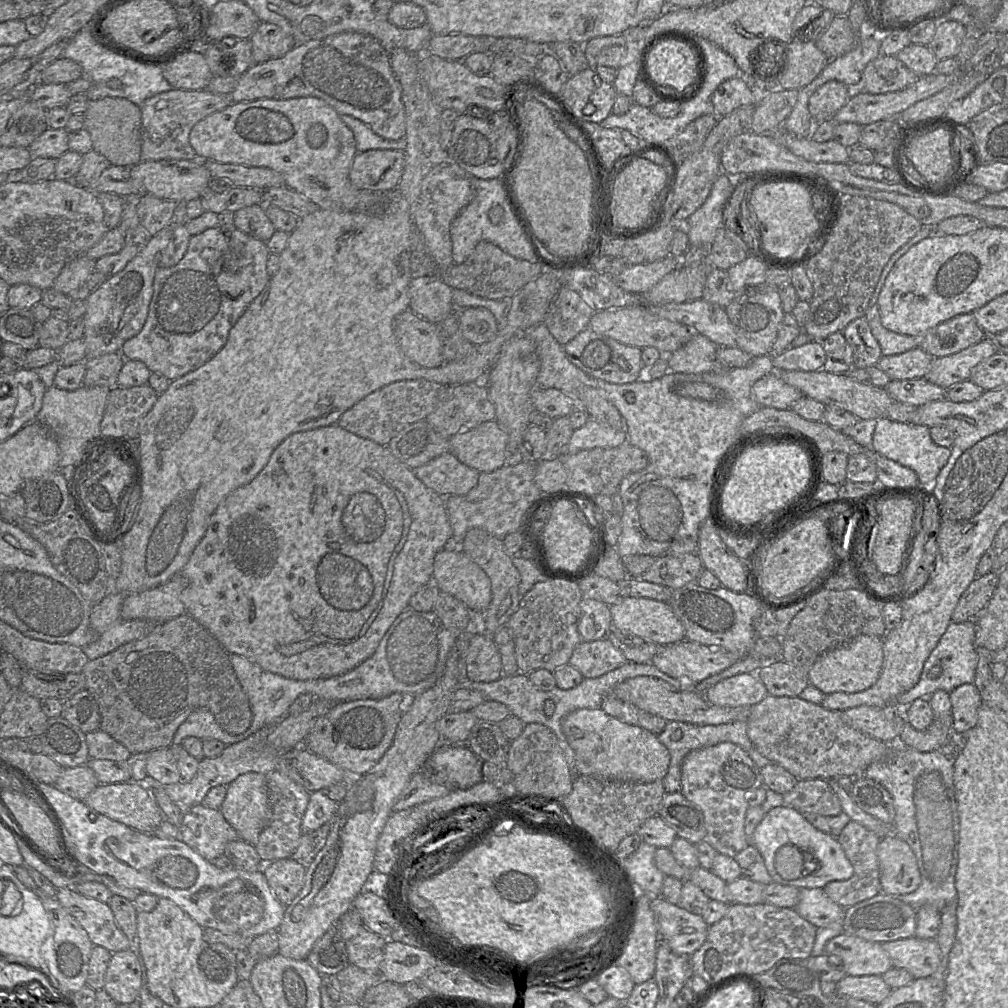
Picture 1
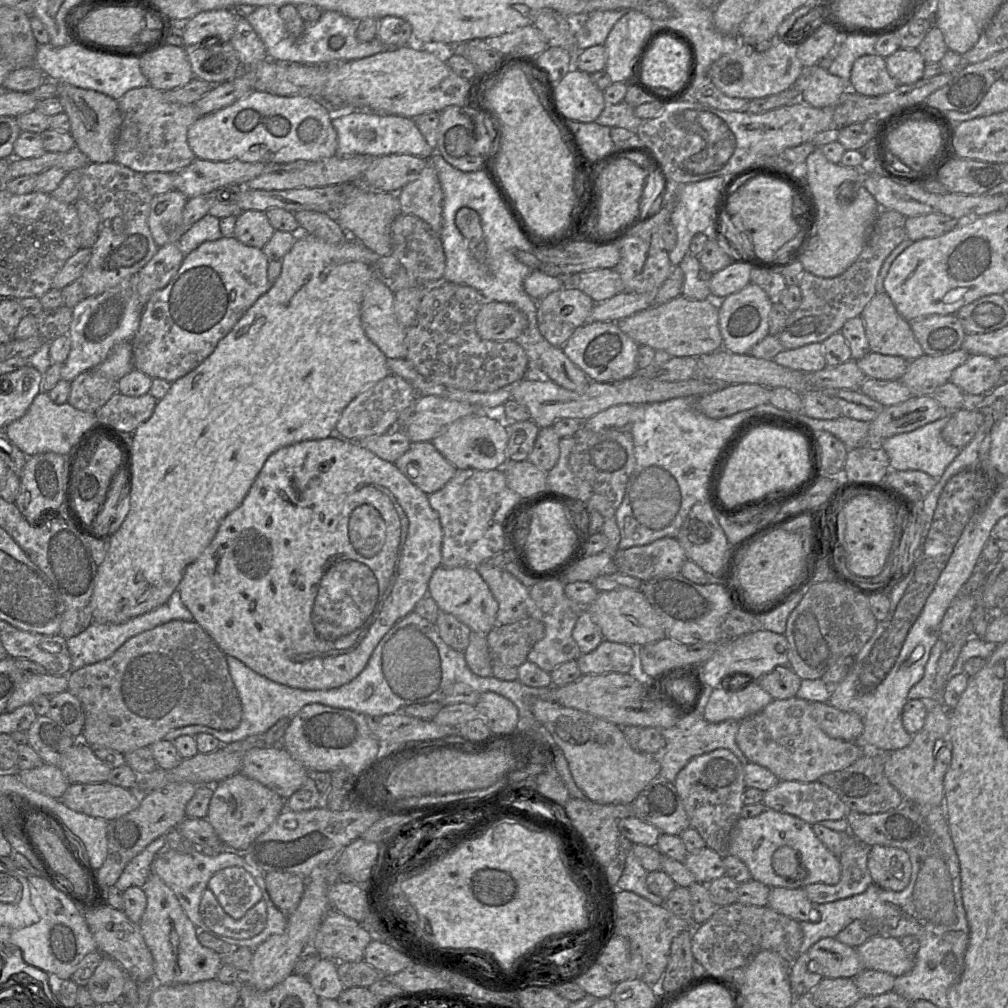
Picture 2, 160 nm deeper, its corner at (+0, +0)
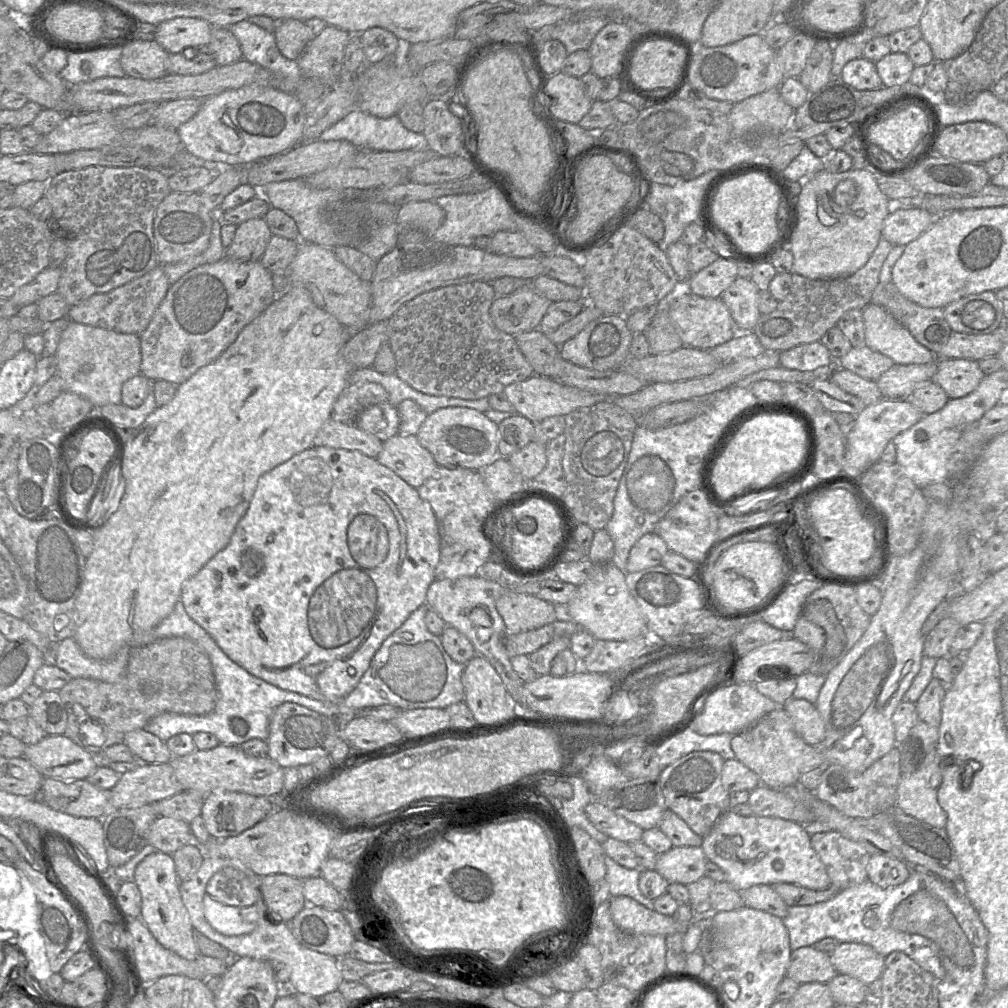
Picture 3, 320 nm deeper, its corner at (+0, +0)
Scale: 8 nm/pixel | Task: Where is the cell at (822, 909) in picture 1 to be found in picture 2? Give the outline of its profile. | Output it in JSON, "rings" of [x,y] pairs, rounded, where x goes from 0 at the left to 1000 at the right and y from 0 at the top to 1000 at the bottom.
{"rings":[[[767,880],[762,890],[762,899],[786,912],[803,914],[804,905],[808,901],[798,881]]]}

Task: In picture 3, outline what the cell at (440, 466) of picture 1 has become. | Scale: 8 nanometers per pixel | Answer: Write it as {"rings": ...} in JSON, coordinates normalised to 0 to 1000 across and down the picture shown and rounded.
{"rings":[[[391,432],[380,438],[373,455],[412,485],[435,465],[430,452],[416,439],[413,432]]]}

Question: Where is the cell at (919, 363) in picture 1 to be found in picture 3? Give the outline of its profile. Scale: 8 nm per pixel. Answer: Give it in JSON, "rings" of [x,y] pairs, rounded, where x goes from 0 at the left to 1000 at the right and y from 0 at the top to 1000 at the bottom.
{"rings":[[[857,342],[845,344],[839,352],[828,359],[828,364],[842,367],[855,375],[869,378],[887,361],[887,358],[881,353]]]}

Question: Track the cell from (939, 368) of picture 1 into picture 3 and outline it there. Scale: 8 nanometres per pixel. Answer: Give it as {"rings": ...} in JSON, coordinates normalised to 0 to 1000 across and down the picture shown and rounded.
{"rings":[[[930,354],[918,361],[887,361],[869,377],[876,396],[902,396],[912,381],[925,377],[930,362]]]}

